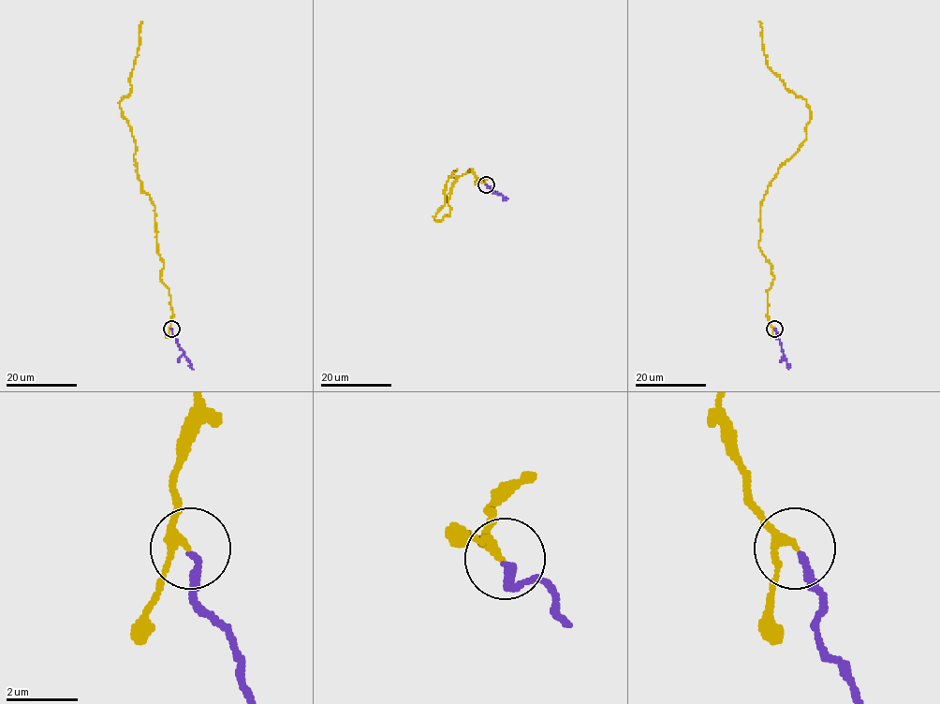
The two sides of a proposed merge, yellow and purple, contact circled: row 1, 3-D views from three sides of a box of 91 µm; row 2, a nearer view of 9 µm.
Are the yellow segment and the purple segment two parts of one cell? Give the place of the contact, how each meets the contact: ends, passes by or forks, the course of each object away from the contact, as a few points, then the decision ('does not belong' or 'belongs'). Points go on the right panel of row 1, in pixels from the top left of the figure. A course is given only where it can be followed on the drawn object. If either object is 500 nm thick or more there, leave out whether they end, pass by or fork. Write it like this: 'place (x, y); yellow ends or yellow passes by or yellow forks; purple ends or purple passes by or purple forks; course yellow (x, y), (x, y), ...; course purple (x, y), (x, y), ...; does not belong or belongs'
place (774, 329); yellow passes by; purple ends; course yellow (774, 329), (767, 295), (773, 277), (758, 247), (760, 202), (811, 117), (768, 66), (758, 22); course purple (774, 329), (789, 370); belongs

